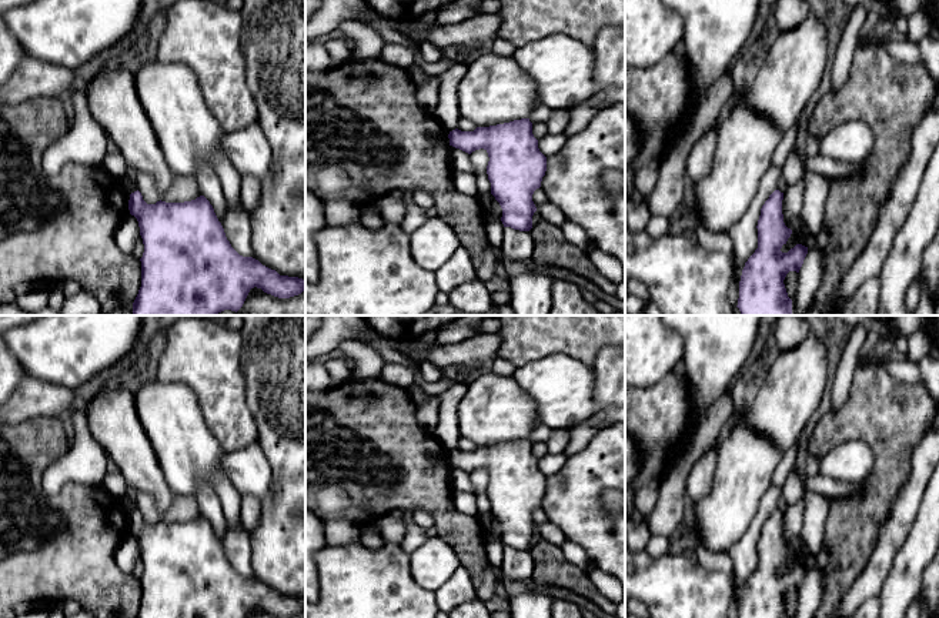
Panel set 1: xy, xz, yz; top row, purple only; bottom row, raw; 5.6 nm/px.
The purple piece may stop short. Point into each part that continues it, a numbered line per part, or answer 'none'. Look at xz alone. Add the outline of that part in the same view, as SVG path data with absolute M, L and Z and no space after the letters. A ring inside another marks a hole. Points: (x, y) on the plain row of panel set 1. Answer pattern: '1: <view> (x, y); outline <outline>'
none

